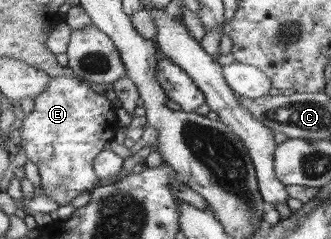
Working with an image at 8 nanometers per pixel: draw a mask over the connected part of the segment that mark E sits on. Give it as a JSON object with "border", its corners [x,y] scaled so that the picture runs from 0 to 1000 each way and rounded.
{"border":[[[221,322],[151,326],[151,347],[142,351],[139,377],[130,381],[130,393],[112,402],[103,423],[106,444],[100,469],[82,481],[76,477],[63,540],[57,540],[57,565],[60,577],[66,577],[60,615],[76,632],[82,674],[103,682],[115,699],[124,741],[121,770],[136,795],[133,812],[145,816],[160,841],[178,849],[181,862],[202,858],[221,824],[233,824],[233,816],[251,808],[251,799],[284,791],[287,774],[281,774],[281,766],[293,757],[296,736],[284,715],[284,669],[308,644],[317,607],[323,607],[329,590],[347,582],[353,548],[366,536],[356,506],[353,452],[341,448],[341,431],[323,431],[323,423],[284,423],[281,389],[263,385],[263,347],[251,347],[251,339],[239,339],[239,326]]]}

